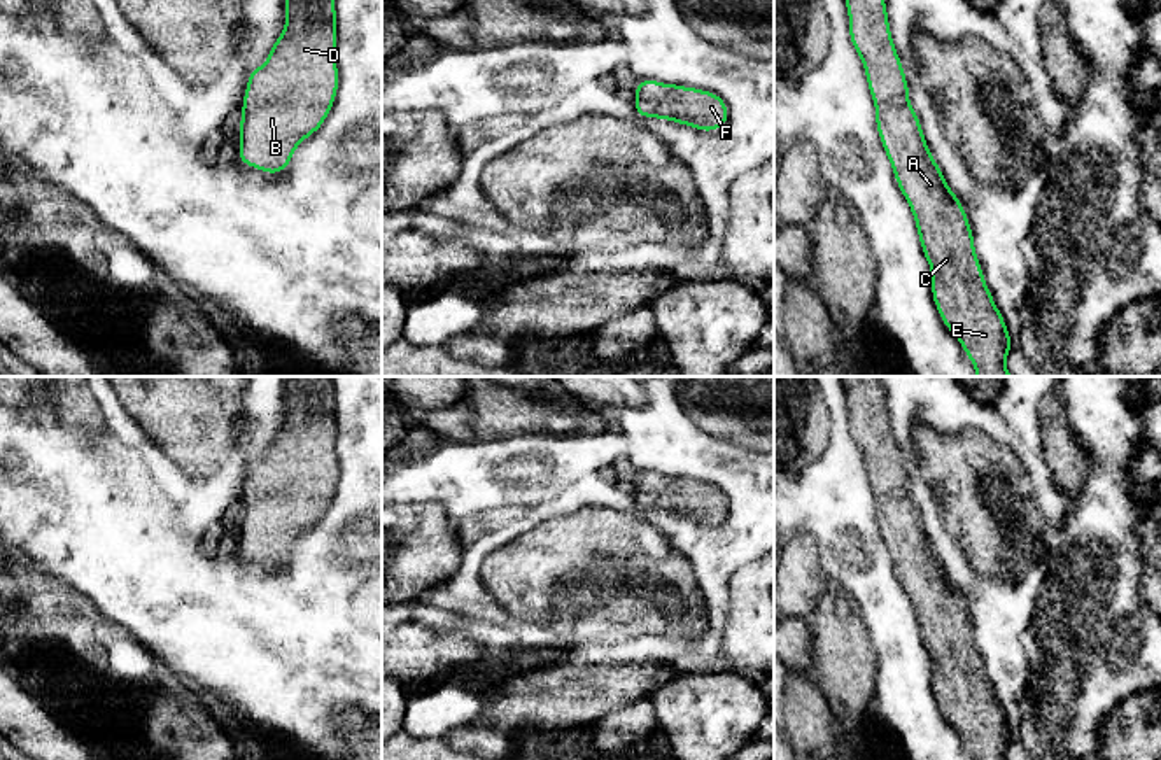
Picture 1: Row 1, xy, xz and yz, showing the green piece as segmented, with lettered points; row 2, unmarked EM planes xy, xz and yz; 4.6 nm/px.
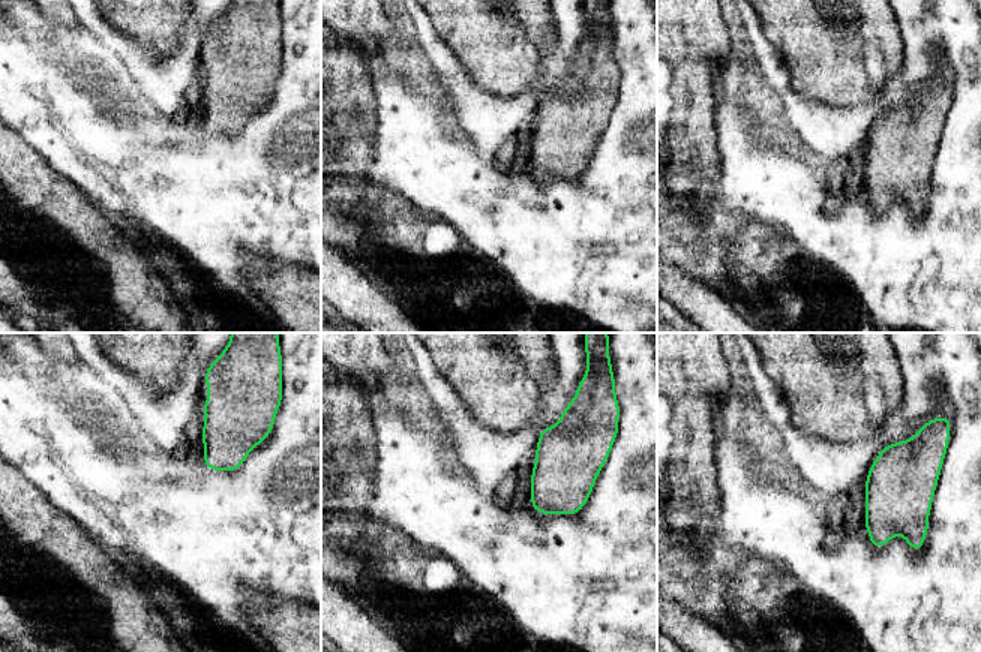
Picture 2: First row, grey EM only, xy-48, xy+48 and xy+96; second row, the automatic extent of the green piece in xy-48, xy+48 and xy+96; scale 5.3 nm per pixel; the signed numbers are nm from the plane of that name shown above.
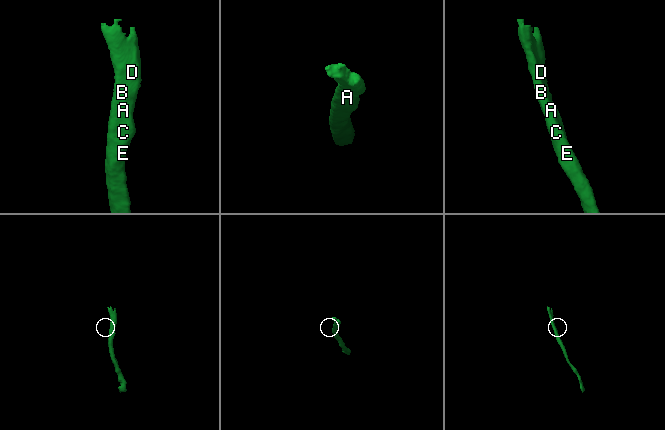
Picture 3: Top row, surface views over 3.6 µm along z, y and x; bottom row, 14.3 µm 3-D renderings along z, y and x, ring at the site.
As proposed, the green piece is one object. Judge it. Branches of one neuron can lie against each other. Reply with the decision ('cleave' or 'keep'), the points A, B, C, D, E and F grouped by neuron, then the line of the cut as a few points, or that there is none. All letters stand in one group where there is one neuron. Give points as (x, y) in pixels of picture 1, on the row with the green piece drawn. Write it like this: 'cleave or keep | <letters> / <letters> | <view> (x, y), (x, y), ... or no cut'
keep | A B C D E F | no cut

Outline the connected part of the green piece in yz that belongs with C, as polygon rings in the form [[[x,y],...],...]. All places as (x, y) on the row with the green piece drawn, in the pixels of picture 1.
[[[846,0],[846,9],[849,40],[863,61],[869,91],[874,98],[877,135],[914,215],[921,249],[932,270],[932,296],[940,319],[974,362],[975,376],[1012,376],[1005,357],[1014,341],[986,285],[965,208],[947,187],[946,177],[926,145],[919,117],[909,102],[909,84],[890,33],[886,0]]]

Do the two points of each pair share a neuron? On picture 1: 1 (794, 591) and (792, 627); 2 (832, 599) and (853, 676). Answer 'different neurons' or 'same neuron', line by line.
1: different neurons
2: same neuron

